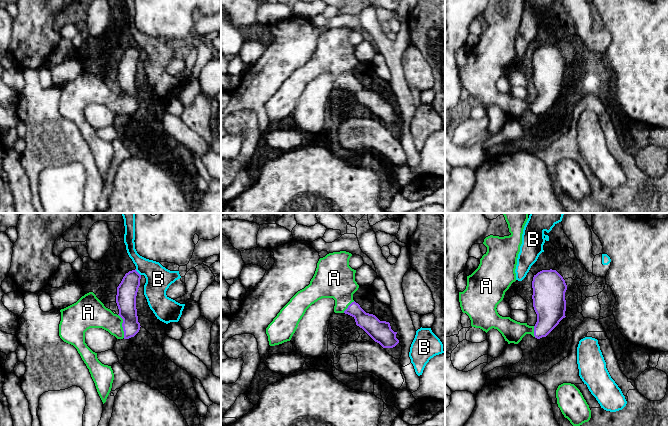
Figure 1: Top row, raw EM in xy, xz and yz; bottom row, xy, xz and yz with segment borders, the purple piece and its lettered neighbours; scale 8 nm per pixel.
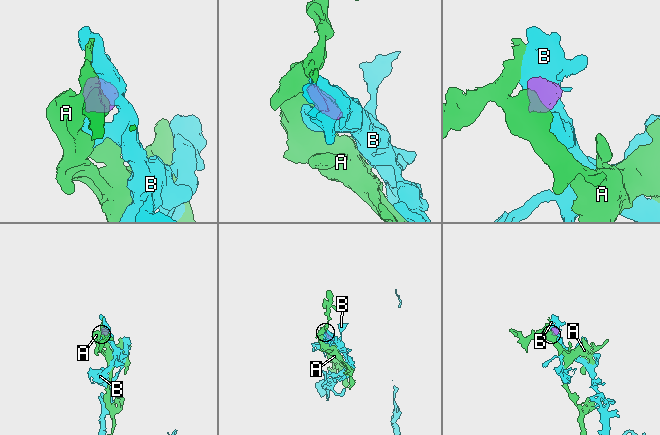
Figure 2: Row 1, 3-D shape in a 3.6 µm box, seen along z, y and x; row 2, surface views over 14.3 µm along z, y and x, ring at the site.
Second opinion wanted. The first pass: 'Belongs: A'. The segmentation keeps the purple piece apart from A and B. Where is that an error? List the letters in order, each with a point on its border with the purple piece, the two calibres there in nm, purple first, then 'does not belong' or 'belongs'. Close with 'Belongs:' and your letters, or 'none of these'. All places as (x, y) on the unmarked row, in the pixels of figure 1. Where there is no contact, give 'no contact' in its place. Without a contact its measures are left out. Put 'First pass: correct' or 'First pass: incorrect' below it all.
A: contact xy (122, 102); calibres 160 and 220 nm; belongs
B: contact xy (137, 48); calibres 160 and 200 nm; does not belong
Belongs: A
First pass: correct

